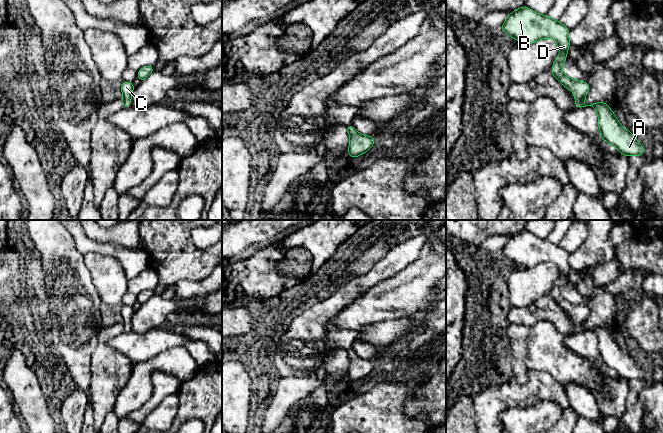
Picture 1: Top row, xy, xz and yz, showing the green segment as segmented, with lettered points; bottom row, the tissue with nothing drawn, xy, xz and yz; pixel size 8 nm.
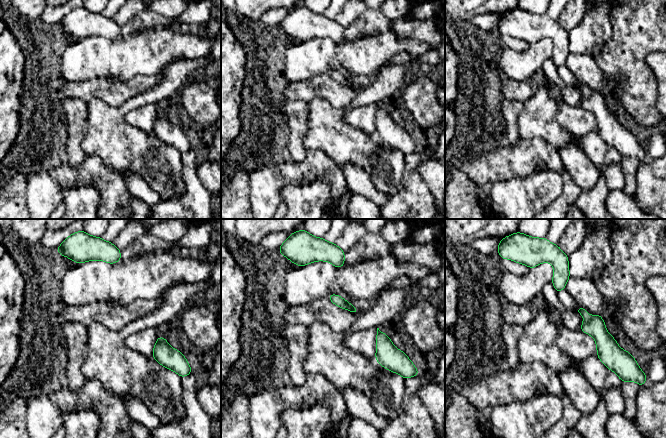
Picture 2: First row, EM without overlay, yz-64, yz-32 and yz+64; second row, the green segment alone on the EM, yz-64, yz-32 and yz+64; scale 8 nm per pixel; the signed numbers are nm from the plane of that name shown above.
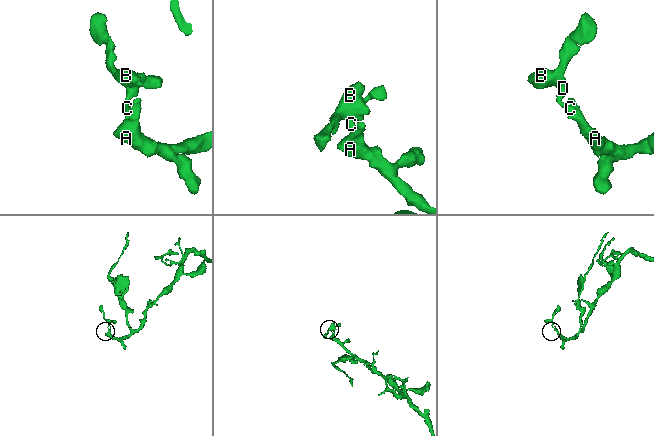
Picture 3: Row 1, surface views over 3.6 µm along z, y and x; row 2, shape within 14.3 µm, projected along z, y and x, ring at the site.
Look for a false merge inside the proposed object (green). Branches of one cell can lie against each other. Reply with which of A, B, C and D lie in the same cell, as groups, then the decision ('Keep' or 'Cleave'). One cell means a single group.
Groups: A B C D. Keep

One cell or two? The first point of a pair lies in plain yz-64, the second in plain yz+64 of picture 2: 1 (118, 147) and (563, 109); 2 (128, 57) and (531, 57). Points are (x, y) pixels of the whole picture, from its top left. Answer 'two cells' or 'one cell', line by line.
1: two cells
2: one cell

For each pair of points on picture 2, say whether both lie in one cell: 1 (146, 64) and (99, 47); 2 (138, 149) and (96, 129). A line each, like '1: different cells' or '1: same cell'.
1: same cell
2: same cell

